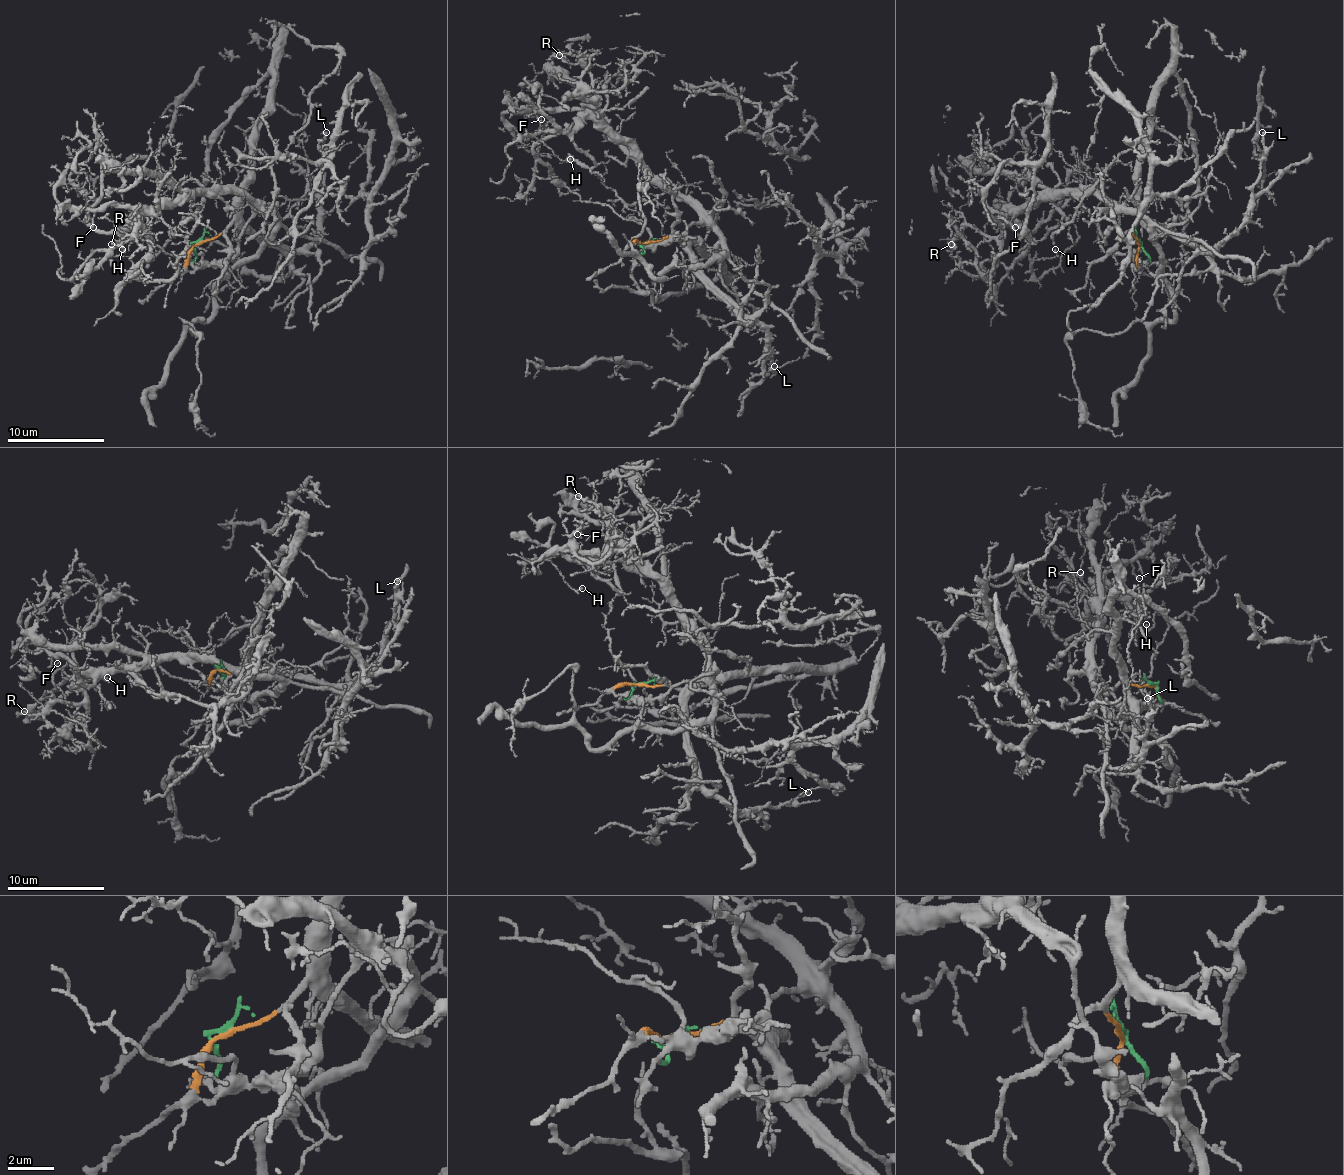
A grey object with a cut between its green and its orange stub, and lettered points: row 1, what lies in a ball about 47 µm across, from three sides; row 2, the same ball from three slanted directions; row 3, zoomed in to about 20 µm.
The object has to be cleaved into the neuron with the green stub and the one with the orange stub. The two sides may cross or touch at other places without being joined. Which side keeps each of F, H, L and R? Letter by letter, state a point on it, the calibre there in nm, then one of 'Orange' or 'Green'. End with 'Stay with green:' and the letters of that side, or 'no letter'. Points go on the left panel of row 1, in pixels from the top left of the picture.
F: Place: (93, 227). Thickness 110 nm. Green
H: Place: (122, 249). Thickness 160 nm. Green
L: Place: (326, 132). Thickness 280 nm. Orange
R: Place: (111, 244). Thickness 140 nm. Green
Stay with green: F, H, R

